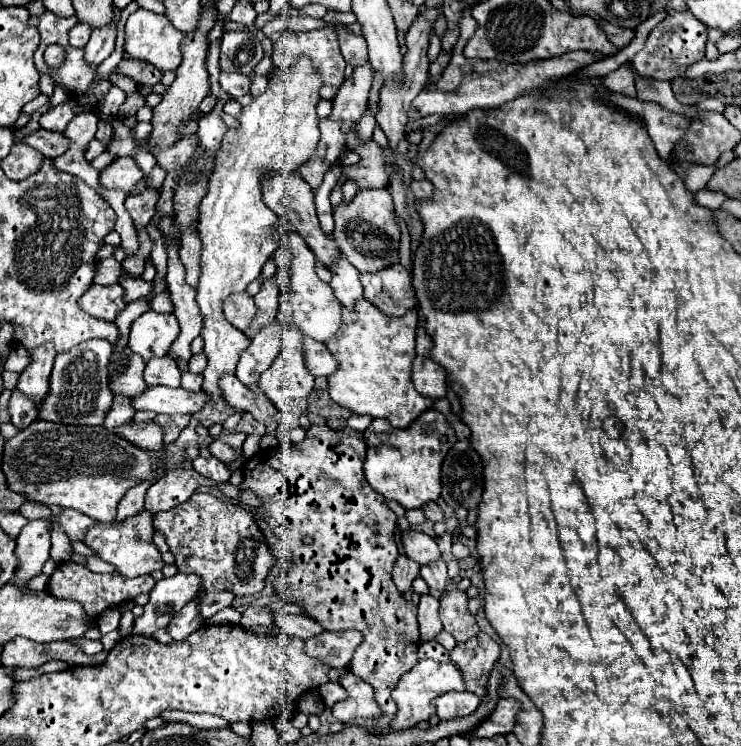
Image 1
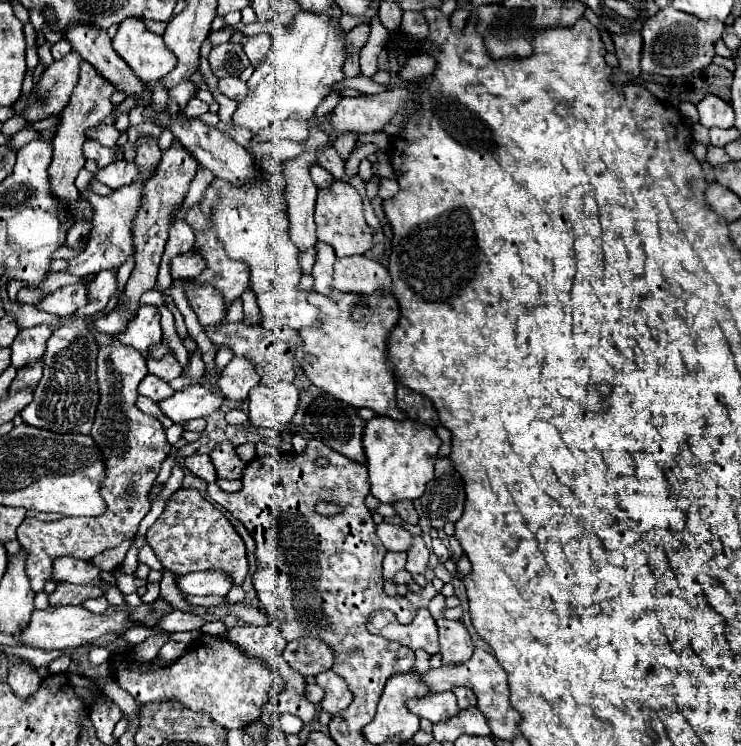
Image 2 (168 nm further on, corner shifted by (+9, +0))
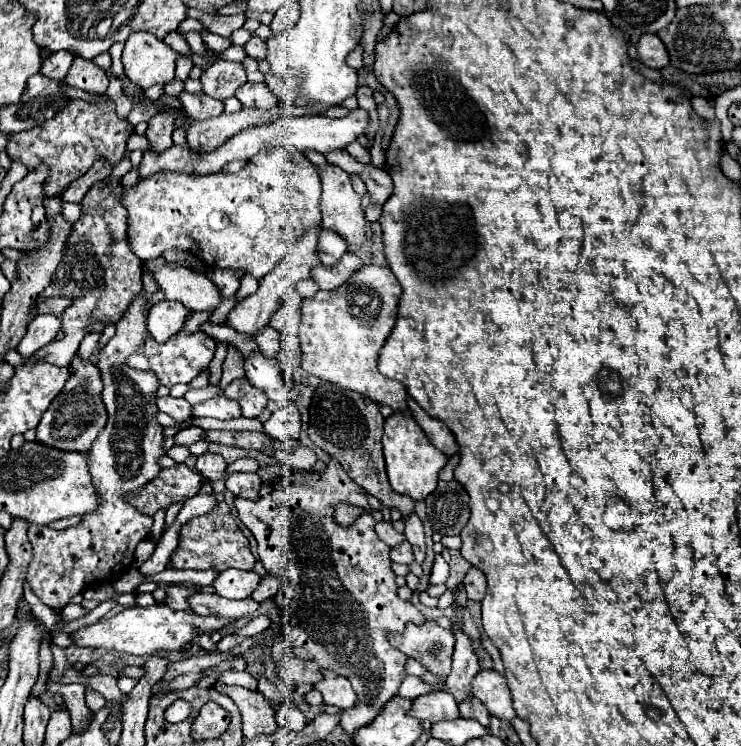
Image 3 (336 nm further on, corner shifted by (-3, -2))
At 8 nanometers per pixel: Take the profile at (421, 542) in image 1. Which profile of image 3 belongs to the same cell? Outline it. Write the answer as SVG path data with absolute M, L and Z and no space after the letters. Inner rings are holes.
M380 521L380 523L376 523L374 531L376 531L376 535L378 535L388 547L396 547L398 541L404 539L404 533L398 533L398 531L392 527L390 521Z

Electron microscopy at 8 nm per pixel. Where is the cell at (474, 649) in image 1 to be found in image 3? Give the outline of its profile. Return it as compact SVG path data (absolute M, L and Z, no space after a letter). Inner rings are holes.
M470 699L470 701L460 703L458 711L460 711L462 719L476 719L486 729L490 727L490 713L488 713L488 709L484 709L484 705L482 705L480 699Z

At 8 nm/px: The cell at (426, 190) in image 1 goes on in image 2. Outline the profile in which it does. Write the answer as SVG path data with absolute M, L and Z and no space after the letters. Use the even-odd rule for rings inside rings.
M380 179L380 191L378 191L378 195L382 199L394 197L398 191L400 191L400 187L398 187L398 181L396 179Z

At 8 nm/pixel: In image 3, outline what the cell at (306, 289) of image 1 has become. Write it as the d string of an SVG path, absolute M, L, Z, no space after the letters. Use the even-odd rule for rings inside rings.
M272 147L272 149L262 149L260 153L256 153L256 157L252 157L238 173L212 173L212 175L186 175L186 173L172 173L172 171L164 171L164 173L154 173L150 177L138 179L136 185L126 187L120 185L120 199L122 205L128 211L128 243L134 251L134 255L142 261L152 259L152 257L160 257L166 249L178 247L184 251L190 251L192 255L196 255L198 259L202 259L208 267L220 267L220 269L242 269L246 273L250 273L252 277L264 277L266 273L270 273L279 261L286 255L282 251L282 239L300 239L312 225L320 227L320 209L318 209L318 201L320 201L320 179L318 173L314 169L314 165L296 149L280 149L280 147Z

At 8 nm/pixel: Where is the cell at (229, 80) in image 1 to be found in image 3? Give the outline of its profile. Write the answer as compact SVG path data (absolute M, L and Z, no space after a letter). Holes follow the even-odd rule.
M244 83L238 91L236 97L242 101L244 107L258 107L258 109L270 109L276 105L274 93L268 89L266 83Z

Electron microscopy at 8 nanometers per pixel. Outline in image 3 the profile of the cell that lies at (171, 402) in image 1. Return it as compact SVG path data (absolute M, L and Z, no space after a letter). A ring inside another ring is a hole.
M216 395L200 405L194 407L192 411L194 417L214 417L214 419L236 419L240 417L240 405L236 405L236 401L226 399L224 395Z

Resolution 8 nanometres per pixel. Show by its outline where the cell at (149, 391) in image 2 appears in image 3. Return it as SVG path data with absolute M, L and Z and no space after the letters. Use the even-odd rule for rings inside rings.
M162 397L162 399L156 399L156 405L158 405L158 409L162 413L170 415L176 421L186 421L186 419L192 417L192 405L184 397L180 397L180 399L176 399L176 397Z

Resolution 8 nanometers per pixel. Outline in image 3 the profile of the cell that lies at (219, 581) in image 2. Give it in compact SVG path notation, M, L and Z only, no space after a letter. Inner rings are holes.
M226 569L214 581L214 589L220 597L228 599L246 599L260 583L260 575L254 571L240 571L240 569Z

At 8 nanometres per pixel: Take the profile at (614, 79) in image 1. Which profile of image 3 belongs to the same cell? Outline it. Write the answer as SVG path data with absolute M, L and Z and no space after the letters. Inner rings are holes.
M644 33L638 41L638 57L640 61L646 65L646 67L652 67L652 69L662 69L670 63L670 57L668 57L668 51L664 47L664 43L658 39L658 35L652 35L652 33Z

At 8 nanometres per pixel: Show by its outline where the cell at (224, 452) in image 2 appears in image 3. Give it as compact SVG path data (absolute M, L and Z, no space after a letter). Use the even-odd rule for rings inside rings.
M232 473L226 481L226 489L234 497L242 497L242 499L250 499L250 501L256 501L256 497L260 499L260 495L258 495L260 485L262 485L262 481L256 473Z

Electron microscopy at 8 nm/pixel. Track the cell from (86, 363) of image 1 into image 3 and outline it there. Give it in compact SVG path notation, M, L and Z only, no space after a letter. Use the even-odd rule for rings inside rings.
M78 357L76 361L72 361L72 367L76 373L70 375L64 389L60 391L60 397L56 397L56 401L52 401L52 405L42 415L36 427L36 441L58 451L86 453L92 441L98 437L98 433L106 425L106 409L100 399L102 379L100 379L98 367L94 367L90 361L80 361Z

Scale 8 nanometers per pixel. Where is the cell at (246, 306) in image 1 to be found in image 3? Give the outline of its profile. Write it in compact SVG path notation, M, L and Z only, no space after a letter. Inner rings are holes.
M156 257L144 261L142 269L154 277L158 289L168 301L180 301L192 311L212 311L220 303L218 287L206 275L194 273L184 265Z

